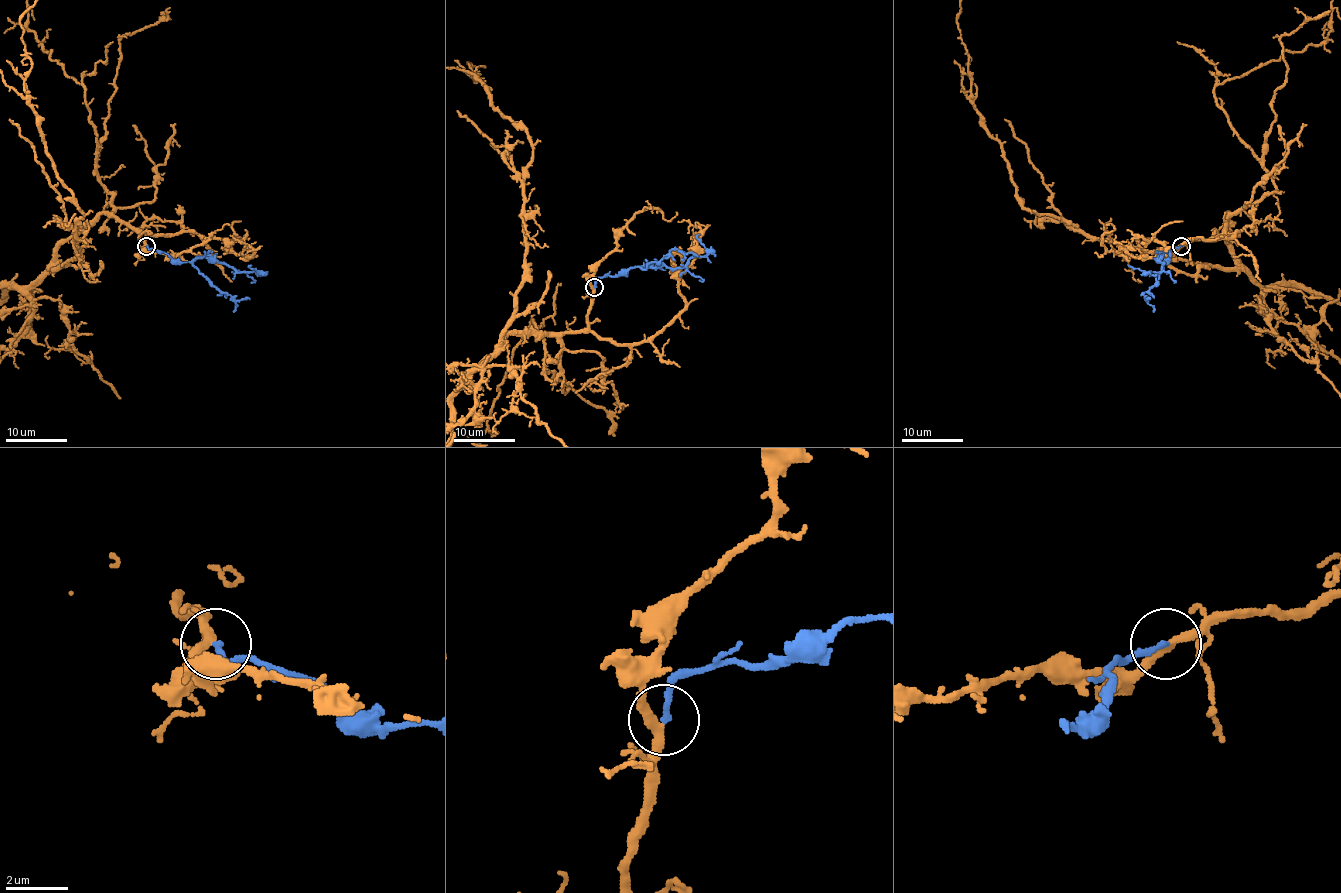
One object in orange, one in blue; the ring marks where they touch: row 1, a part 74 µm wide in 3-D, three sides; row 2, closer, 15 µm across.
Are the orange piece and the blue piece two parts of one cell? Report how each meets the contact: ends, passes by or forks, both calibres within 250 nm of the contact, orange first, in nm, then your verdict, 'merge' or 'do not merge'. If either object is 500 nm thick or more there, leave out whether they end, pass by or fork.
orange passes by; blue ends; calibres 280 and 180 nm; merge

